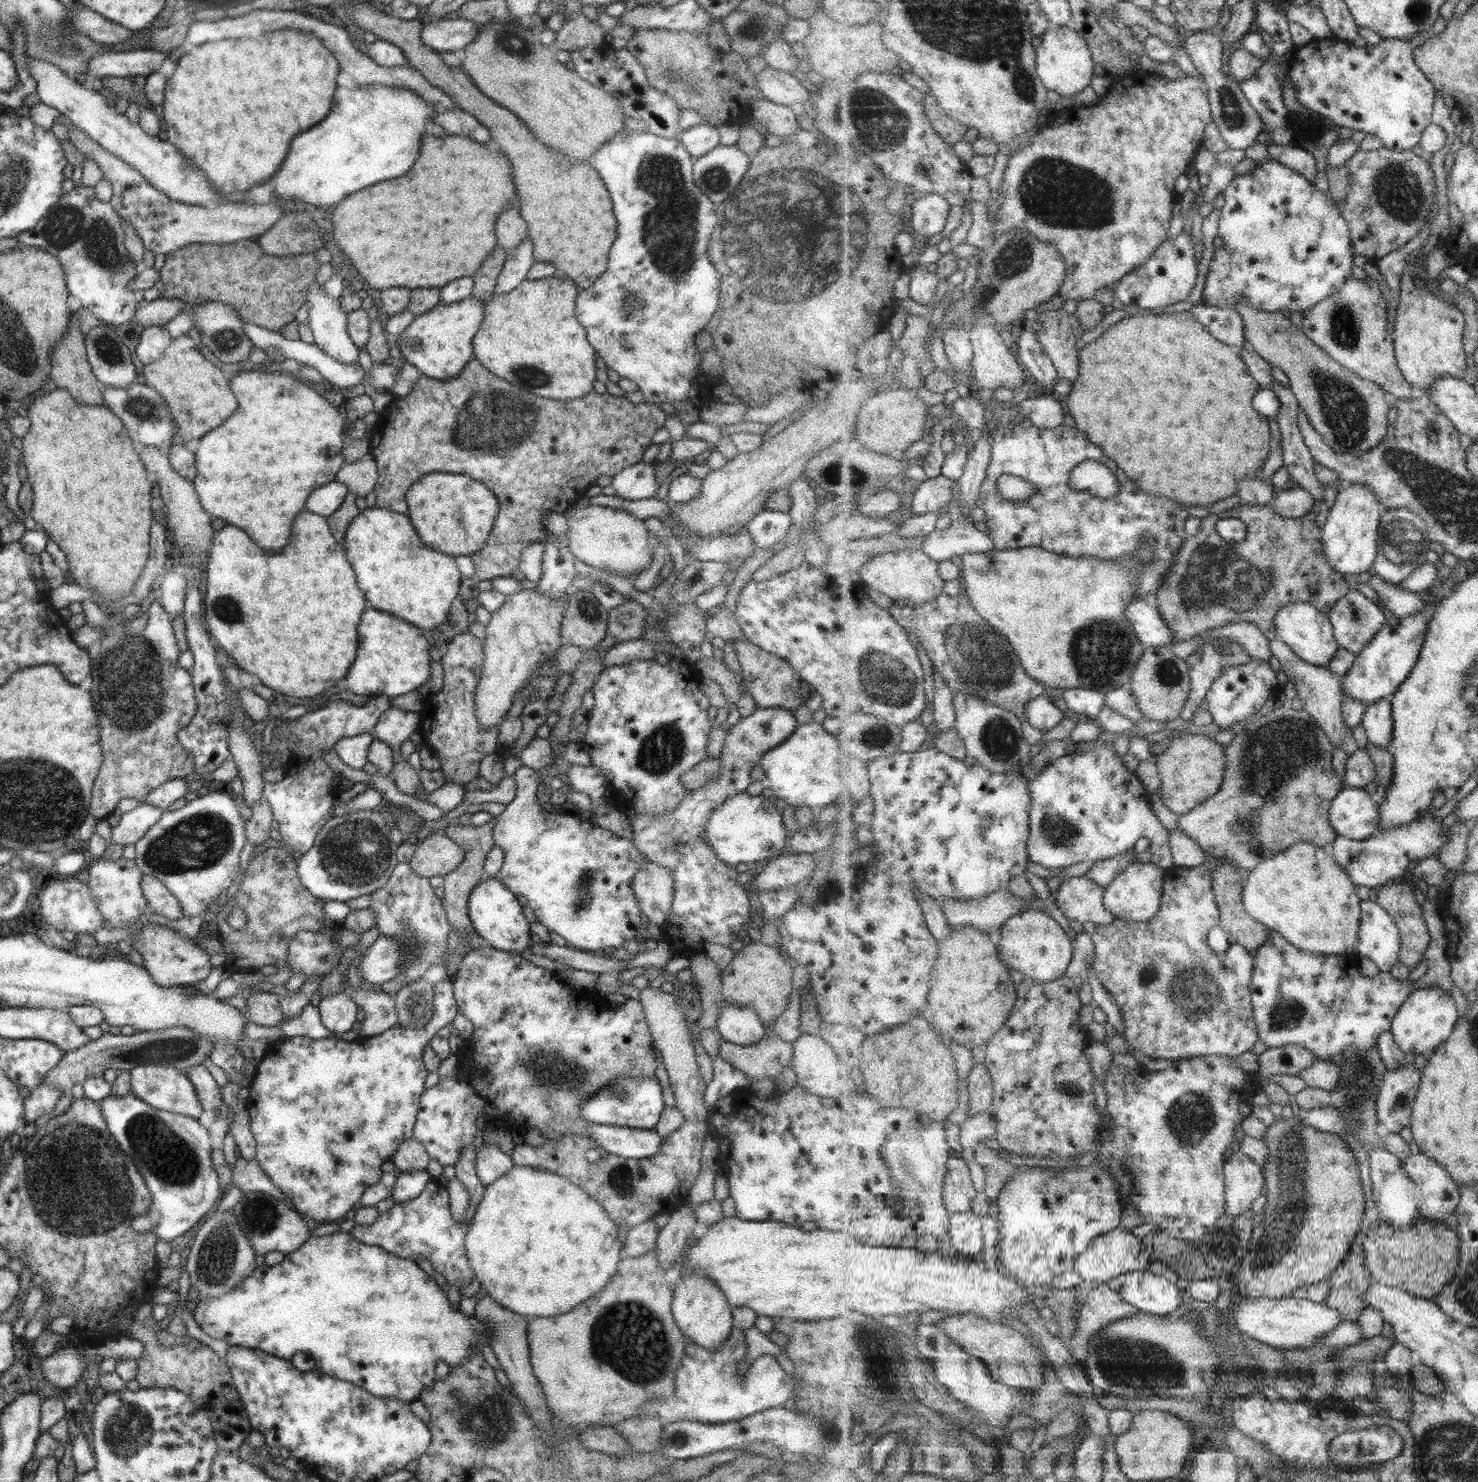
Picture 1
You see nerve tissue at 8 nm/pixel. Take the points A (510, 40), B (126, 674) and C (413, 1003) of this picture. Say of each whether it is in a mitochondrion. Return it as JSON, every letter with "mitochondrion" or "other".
{"A":"mitochondrion","B":"mitochondrion","C":"mitochondrion"}

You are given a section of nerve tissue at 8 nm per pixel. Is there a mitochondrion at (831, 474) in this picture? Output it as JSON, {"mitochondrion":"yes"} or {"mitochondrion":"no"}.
{"mitochondrion":"yes"}

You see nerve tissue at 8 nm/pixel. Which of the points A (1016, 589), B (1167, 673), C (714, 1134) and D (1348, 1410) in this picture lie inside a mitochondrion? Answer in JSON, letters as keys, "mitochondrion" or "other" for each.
{"A":"other","B":"mitochondrion","C":"other","D":"other"}

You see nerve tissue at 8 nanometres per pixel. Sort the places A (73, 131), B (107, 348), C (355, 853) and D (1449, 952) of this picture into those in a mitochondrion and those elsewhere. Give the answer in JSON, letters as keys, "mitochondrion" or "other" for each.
{"A":"other","B":"mitochondrion","C":"mitochondrion","D":"other"}

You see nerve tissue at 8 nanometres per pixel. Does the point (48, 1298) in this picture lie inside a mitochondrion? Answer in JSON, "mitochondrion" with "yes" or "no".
{"mitochondrion":"no"}

